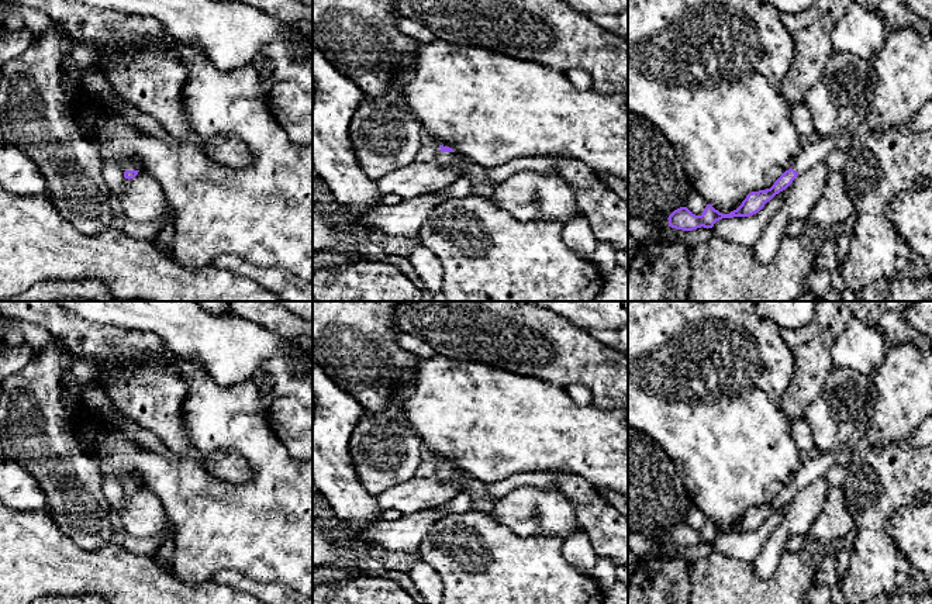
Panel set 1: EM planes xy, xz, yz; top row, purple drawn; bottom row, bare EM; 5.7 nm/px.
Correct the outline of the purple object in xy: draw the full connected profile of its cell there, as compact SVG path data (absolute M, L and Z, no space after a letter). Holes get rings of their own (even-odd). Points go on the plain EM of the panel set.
M121 474L120 479L121 479L121 483L124 486L125 494L128 494L128 496L134 494L138 490L139 480L135 474Z

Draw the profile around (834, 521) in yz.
M829 487L824 507L807 532L811 546L828 545L853 529L853 518L846 505L843 490Z

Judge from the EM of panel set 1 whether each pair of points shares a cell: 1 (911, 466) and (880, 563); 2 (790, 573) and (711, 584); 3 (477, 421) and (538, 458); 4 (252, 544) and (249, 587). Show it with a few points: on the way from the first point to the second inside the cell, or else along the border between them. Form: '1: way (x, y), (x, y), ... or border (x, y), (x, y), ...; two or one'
1: way (887, 490), (877, 506), (877, 539); one
2: way (770, 586), (731, 586); one
3: way (493, 424), (504, 424), (523, 442); one
4: border (217, 572), (234, 569), (258, 582), (282, 584); two

